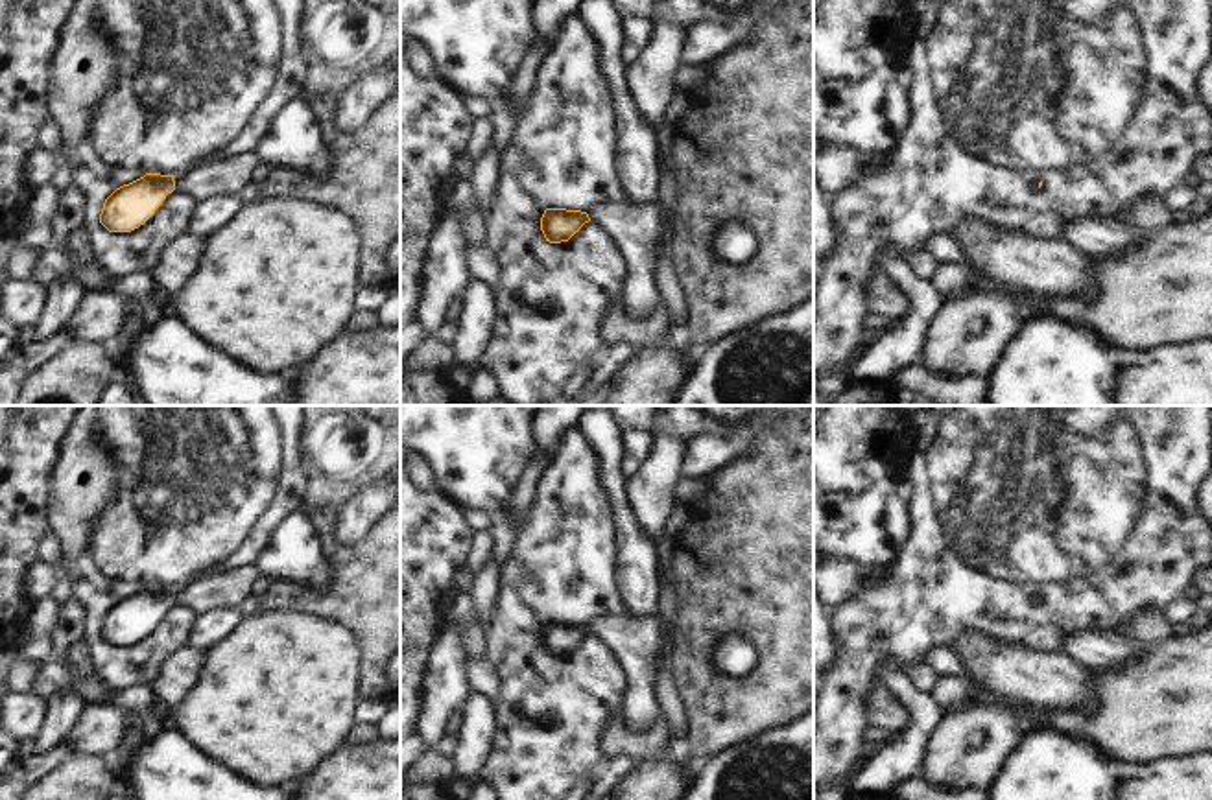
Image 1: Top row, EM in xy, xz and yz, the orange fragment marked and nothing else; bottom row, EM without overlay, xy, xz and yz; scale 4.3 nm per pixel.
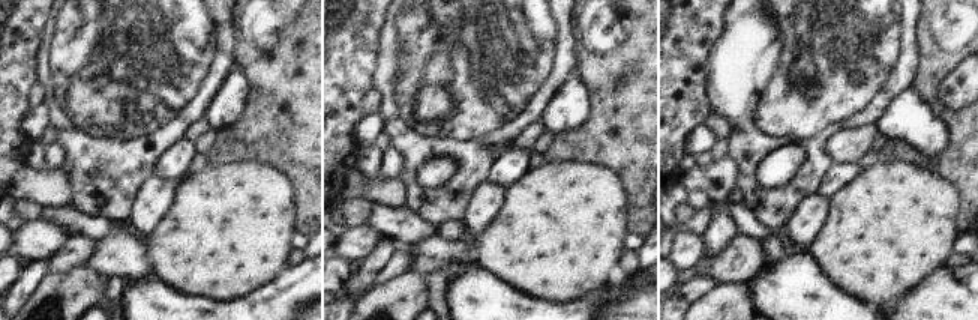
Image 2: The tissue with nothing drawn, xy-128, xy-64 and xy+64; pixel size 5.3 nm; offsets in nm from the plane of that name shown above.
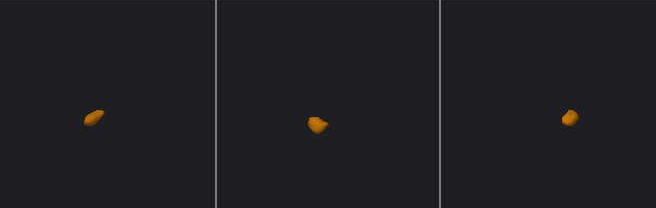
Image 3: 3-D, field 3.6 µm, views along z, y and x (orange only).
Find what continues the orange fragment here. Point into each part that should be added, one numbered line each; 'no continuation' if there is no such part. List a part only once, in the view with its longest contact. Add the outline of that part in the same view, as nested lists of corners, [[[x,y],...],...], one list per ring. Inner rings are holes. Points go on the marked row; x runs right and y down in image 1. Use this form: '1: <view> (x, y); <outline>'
1: xy (213, 176); [[[242,151],[227,159],[205,159],[183,173],[173,173],[175,188],[188,192],[196,201],[212,194],[238,194],[258,164],[255,151]]]

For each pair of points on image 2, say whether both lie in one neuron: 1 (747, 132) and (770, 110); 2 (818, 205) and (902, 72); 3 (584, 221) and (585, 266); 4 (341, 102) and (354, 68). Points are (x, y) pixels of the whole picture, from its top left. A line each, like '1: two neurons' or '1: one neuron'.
1: one neuron
2: two neurons
3: one neuron
4: one neuron

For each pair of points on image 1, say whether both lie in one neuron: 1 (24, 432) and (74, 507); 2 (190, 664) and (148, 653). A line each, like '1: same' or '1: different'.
1: different
2: different

